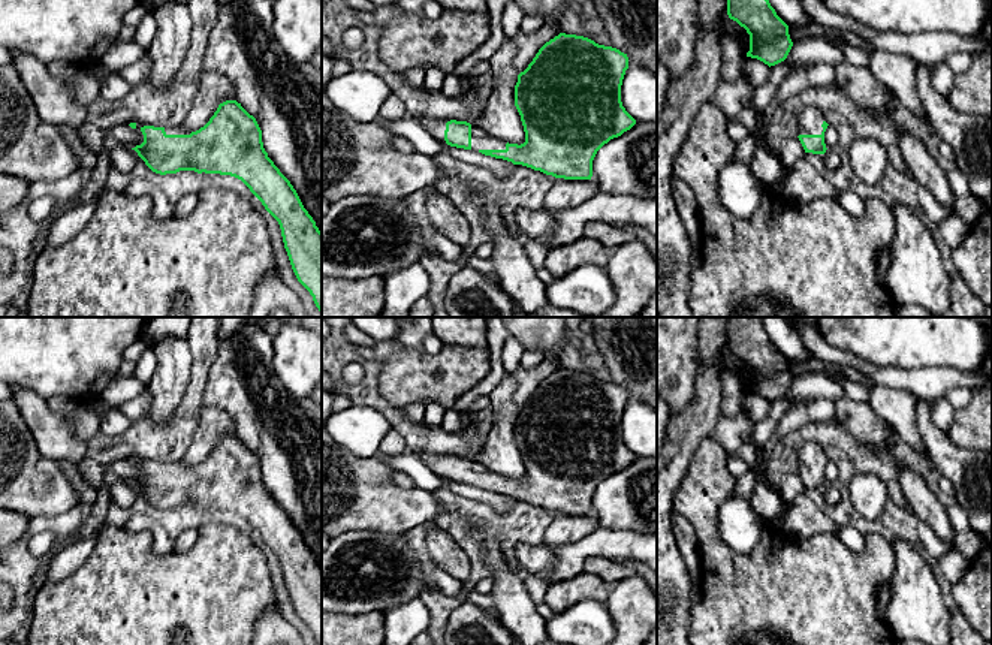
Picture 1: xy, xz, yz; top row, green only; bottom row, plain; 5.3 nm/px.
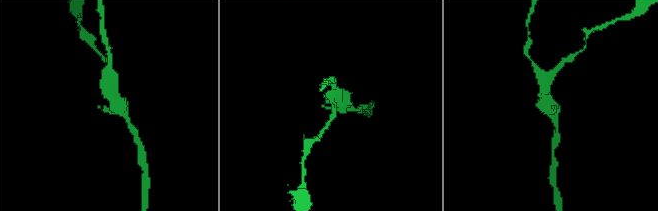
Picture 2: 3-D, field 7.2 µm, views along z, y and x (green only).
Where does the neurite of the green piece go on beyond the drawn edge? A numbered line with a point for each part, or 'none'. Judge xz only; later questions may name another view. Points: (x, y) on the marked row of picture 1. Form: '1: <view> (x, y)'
1: xz (481, 139)

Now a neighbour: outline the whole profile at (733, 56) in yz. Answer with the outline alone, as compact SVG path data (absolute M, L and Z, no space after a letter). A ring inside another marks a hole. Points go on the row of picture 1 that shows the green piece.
M727 33L721 37L721 79L736 81L742 75L745 49Z

